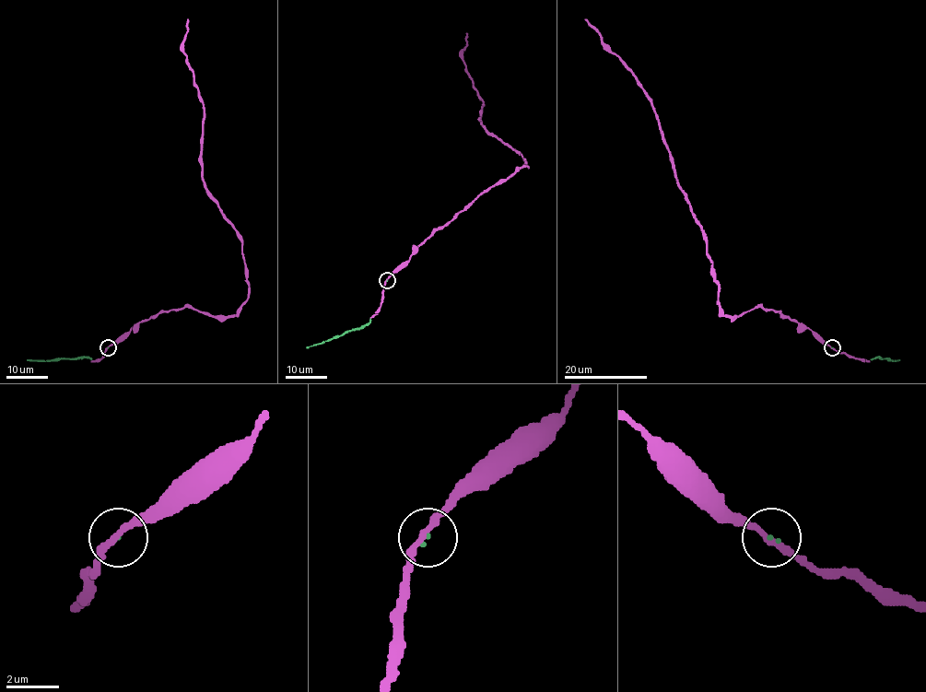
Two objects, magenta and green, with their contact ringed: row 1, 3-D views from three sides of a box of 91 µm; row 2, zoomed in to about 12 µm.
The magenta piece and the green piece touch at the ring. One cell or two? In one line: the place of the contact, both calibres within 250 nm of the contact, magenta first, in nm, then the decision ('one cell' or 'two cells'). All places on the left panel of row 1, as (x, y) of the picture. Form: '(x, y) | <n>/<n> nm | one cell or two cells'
(108, 347) | 280/100 nm | one cell

